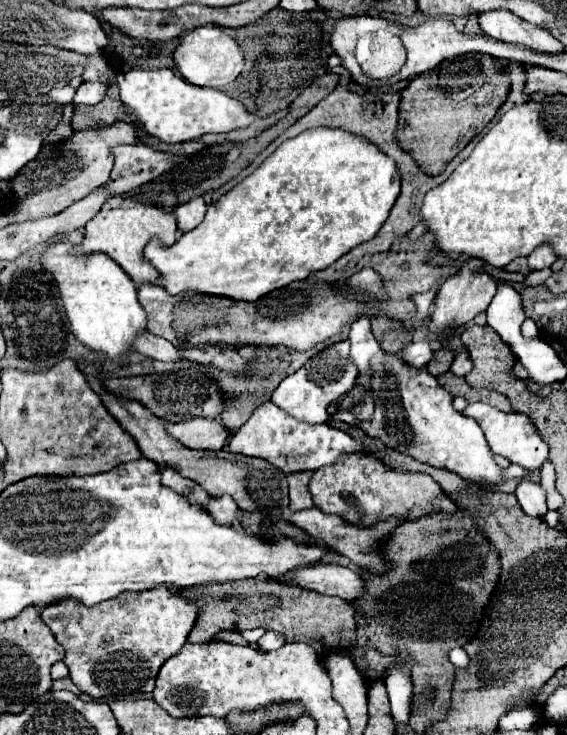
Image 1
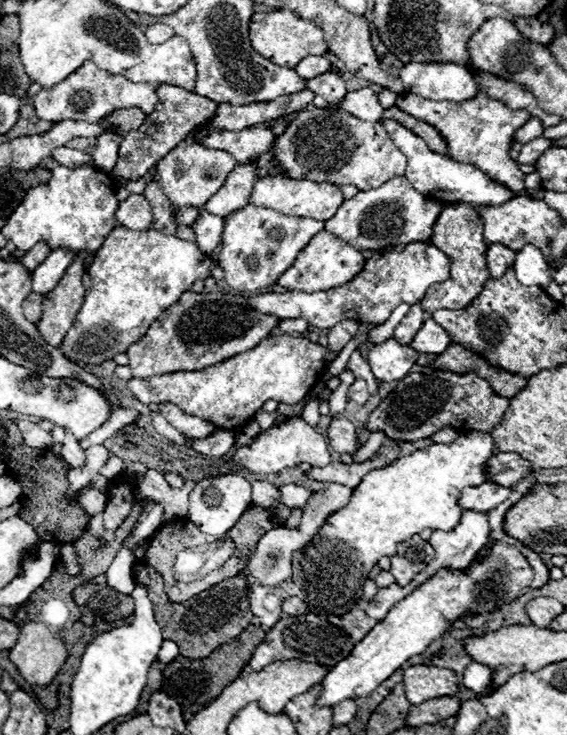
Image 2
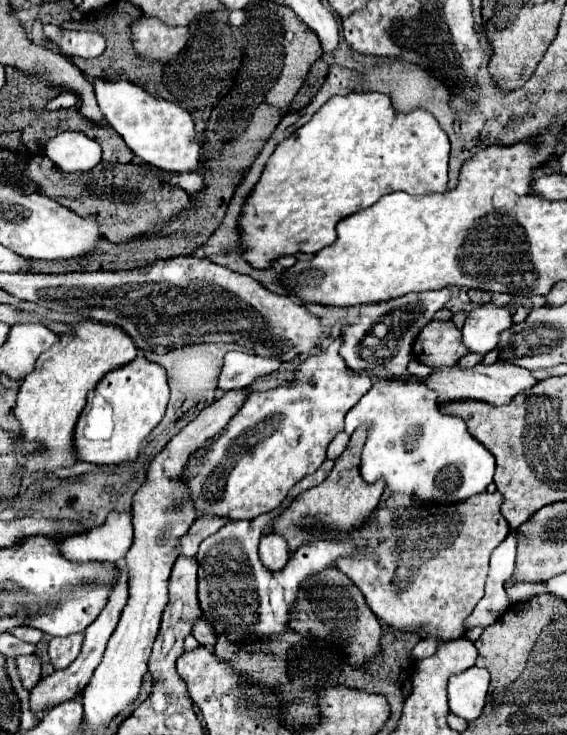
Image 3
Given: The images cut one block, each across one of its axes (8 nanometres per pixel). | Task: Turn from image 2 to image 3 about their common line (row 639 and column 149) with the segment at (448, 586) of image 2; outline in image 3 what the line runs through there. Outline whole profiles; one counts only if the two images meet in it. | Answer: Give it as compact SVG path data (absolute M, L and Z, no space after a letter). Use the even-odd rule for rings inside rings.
M138 354L124 368L110 372L104 382L100 382L92 392L88 392L88 404L78 418L74 432L74 446L78 458L104 466L118 466L122 462L136 460L142 444L164 418L168 396L170 392L164 368L146 362L142 354Z

